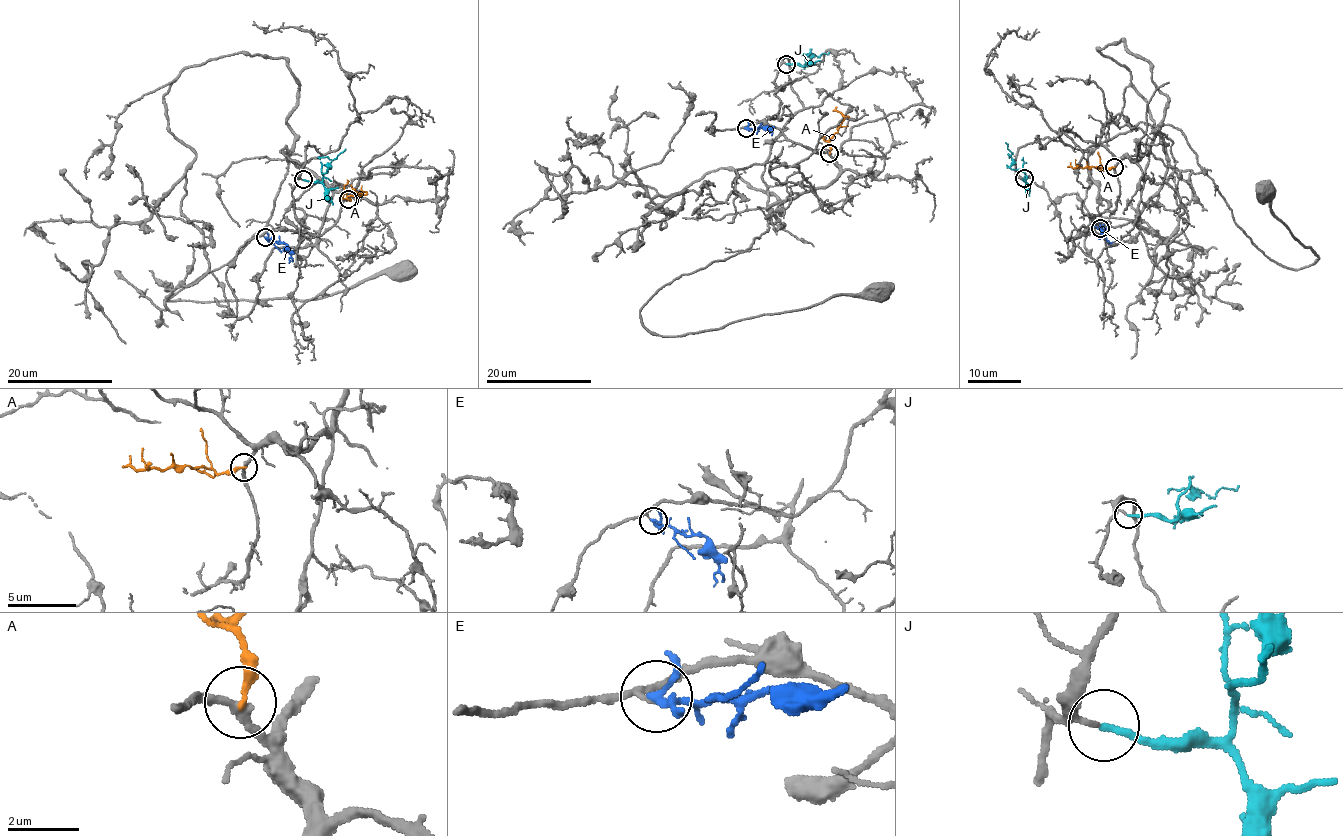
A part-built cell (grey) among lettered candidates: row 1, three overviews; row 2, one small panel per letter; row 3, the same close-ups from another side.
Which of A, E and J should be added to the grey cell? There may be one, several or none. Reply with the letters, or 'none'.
J

